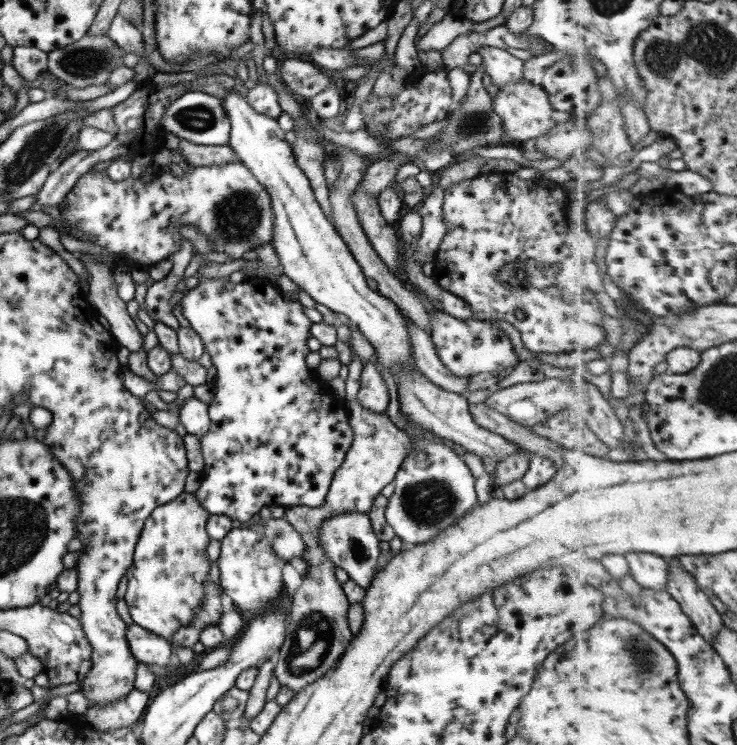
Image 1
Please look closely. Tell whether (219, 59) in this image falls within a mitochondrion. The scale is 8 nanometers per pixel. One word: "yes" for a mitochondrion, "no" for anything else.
no

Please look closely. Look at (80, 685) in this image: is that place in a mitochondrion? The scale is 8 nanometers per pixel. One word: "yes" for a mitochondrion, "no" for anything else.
no

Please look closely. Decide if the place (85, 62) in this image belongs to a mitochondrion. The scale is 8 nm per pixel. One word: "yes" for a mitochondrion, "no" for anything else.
yes

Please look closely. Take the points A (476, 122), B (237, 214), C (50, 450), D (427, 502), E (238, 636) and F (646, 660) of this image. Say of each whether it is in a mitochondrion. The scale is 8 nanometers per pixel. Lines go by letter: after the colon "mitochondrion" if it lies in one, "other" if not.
A: mitochondrion
B: mitochondrion
C: other
D: mitochondrion
E: other
F: mitochondrion

